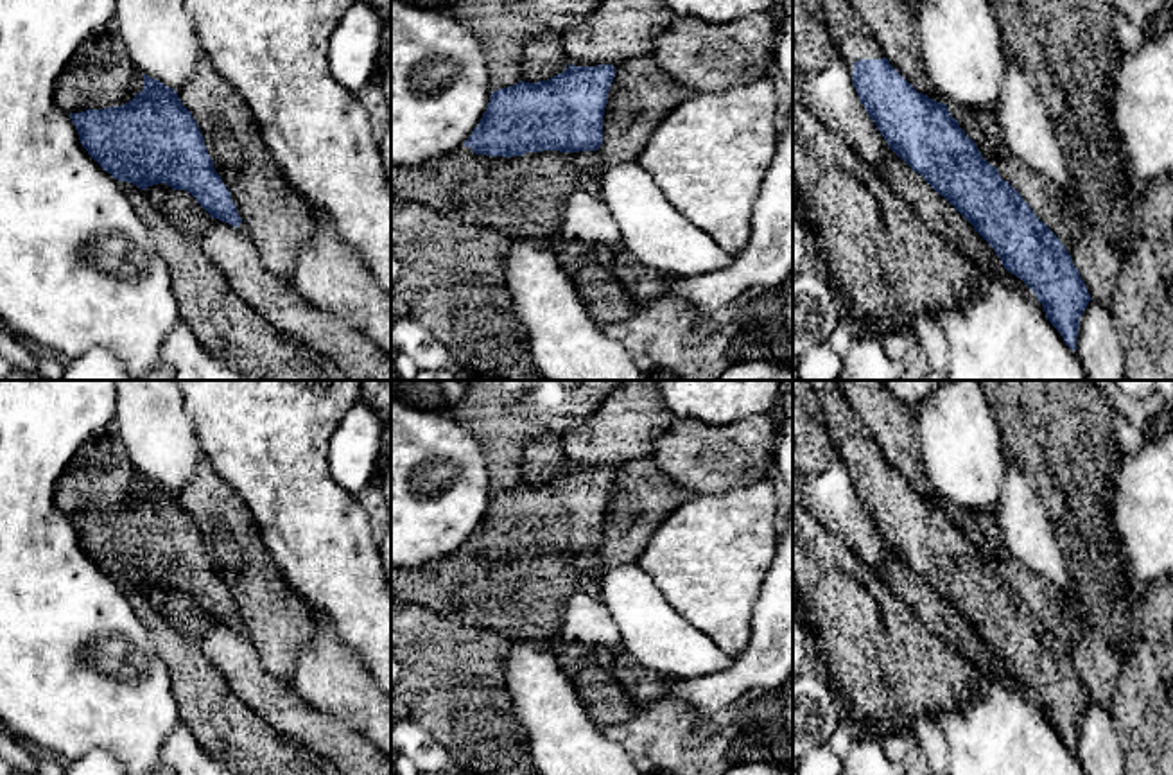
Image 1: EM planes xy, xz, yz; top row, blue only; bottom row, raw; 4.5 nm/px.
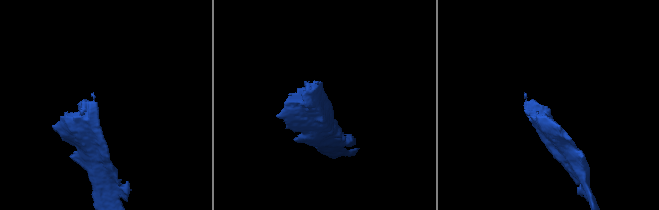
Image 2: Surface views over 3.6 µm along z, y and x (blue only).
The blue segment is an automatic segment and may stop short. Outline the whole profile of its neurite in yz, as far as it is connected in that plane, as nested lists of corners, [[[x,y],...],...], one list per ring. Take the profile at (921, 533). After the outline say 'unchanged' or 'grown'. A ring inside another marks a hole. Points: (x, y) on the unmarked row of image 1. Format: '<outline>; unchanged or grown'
[[[807,380],[820,402],[829,434],[852,477],[852,486],[870,520],[888,544],[890,551],[918,574],[940,597],[943,597],[994,649],[1006,673],[1021,680],[1042,705],[1046,719],[1060,734],[1065,746],[1076,753],[1080,719],[1092,701],[1073,660],[1058,639],[1044,626],[1022,597],[1001,579],[979,554],[976,544],[965,536],[958,522],[951,518],[947,506],[918,495],[884,459],[868,429],[839,393],[836,380]]]; grown

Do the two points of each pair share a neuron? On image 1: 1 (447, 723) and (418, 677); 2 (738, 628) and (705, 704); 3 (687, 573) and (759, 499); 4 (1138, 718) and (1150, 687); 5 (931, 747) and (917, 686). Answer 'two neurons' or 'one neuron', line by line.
1: one neuron
2: two neurons
3: one neuron
4: one neuron
5: two neurons

